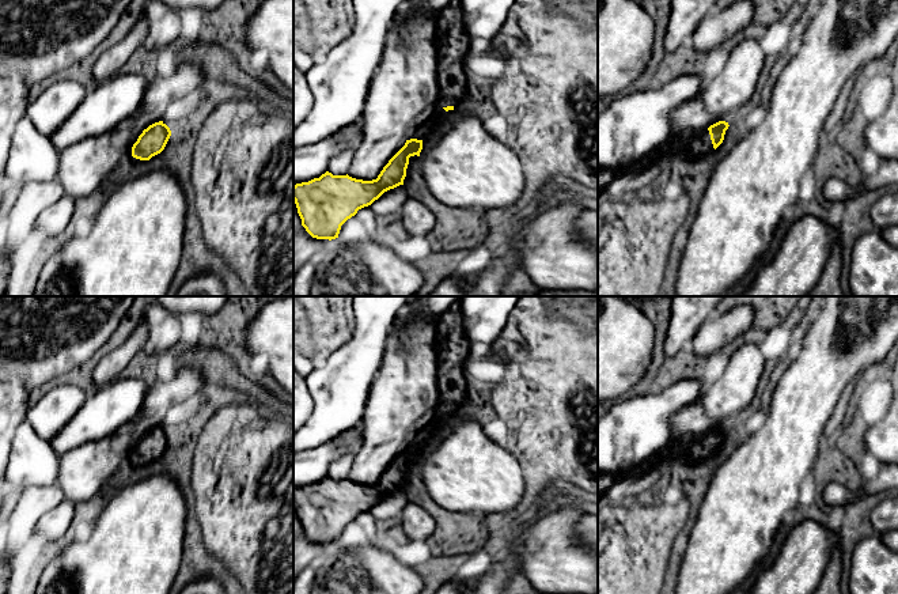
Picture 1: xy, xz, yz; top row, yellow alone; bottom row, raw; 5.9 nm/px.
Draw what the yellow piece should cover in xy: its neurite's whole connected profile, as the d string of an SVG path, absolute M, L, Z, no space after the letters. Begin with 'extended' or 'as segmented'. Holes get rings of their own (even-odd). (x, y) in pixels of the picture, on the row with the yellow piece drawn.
as segmented; M163 121L149 125L133 144L132 156L140 160L149 160L164 150L170 136L171 130Z

